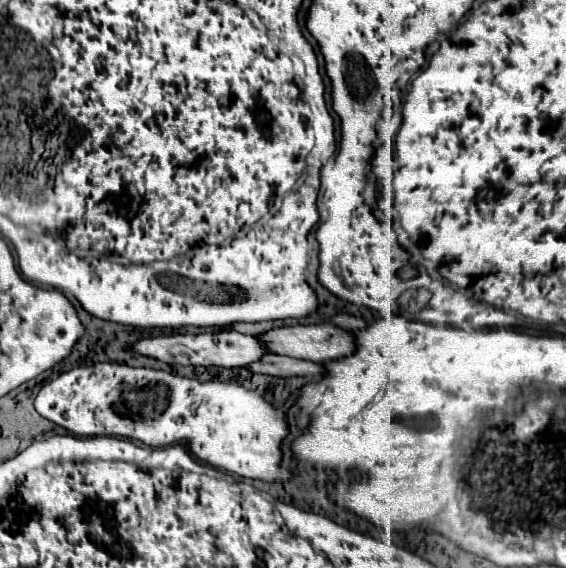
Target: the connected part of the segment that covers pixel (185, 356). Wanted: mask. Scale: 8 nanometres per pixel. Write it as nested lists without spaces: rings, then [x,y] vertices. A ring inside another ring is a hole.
[[[218,331],[218,333],[178,333],[178,335],[164,335],[164,337],[148,337],[140,339],[132,345],[132,351],[144,357],[158,359],[168,365],[204,365],[204,367],[246,367],[258,361],[266,349],[262,343],[252,335],[242,335],[234,331]]]

